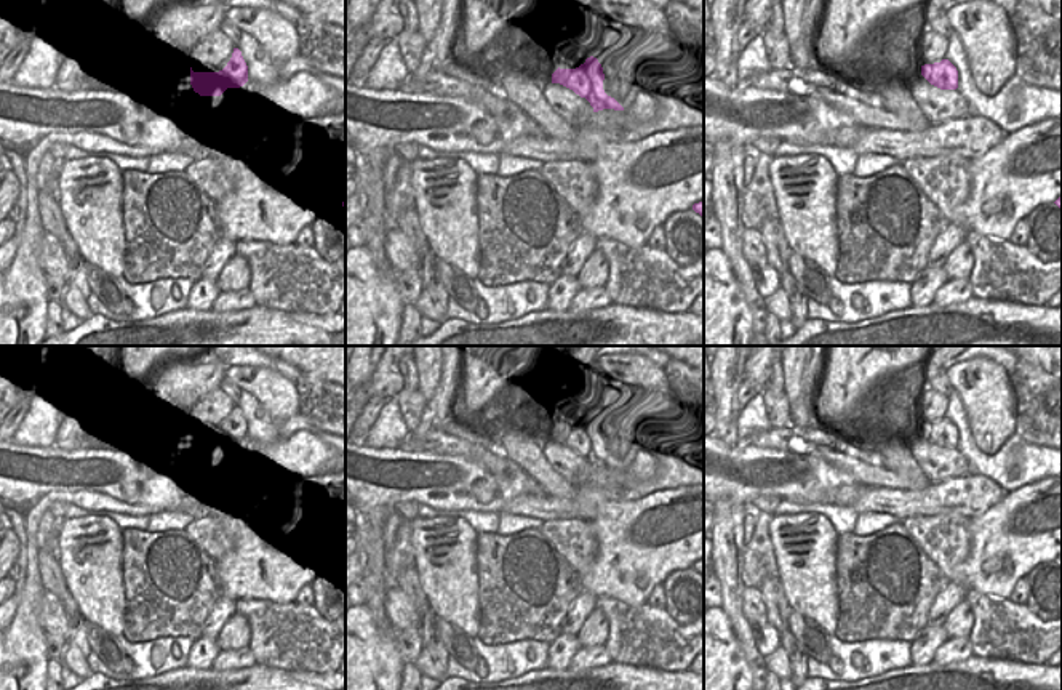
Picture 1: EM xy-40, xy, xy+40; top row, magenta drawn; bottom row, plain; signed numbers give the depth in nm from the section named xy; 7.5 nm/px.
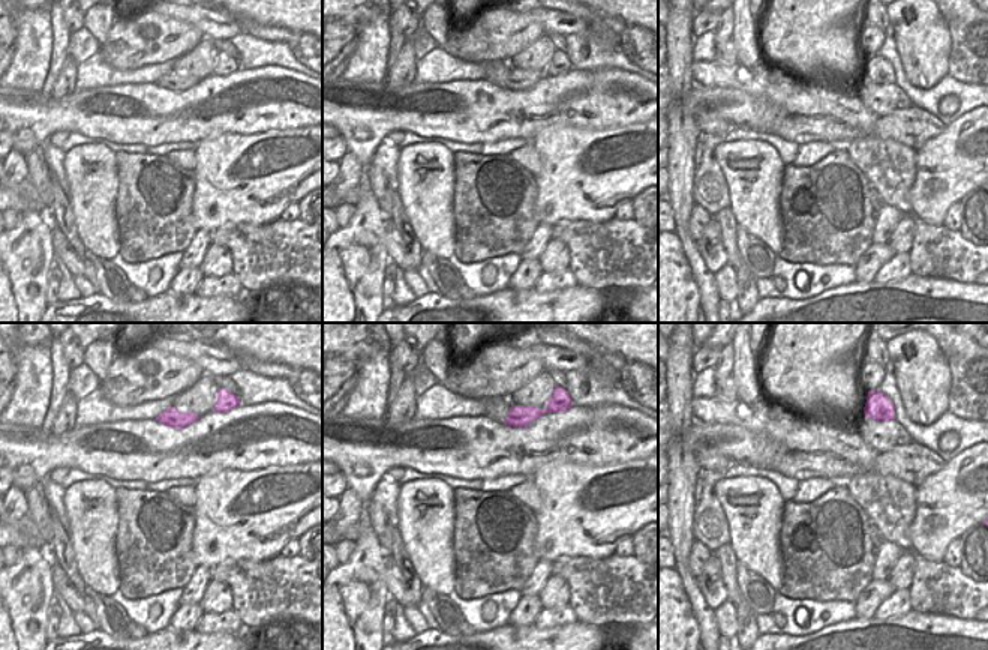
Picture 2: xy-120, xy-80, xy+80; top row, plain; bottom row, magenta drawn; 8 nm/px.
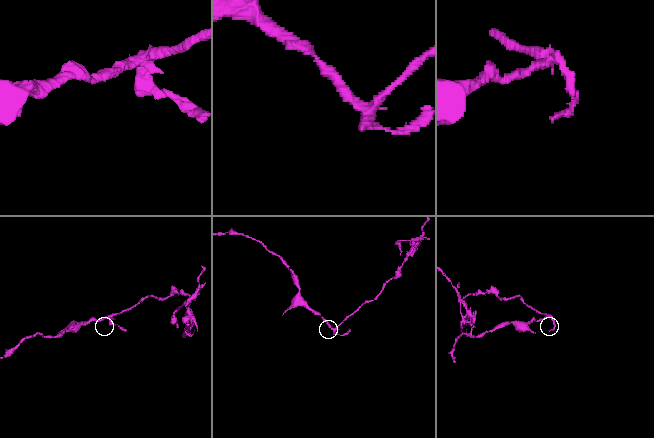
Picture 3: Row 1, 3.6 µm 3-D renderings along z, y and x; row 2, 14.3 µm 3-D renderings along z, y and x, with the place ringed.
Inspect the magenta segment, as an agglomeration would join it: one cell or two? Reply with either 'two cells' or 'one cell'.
two cells

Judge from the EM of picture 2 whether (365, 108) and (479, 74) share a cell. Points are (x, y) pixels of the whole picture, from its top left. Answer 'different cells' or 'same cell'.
different cells

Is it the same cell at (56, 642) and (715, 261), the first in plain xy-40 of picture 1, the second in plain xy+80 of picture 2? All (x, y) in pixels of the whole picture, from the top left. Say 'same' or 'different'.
same

